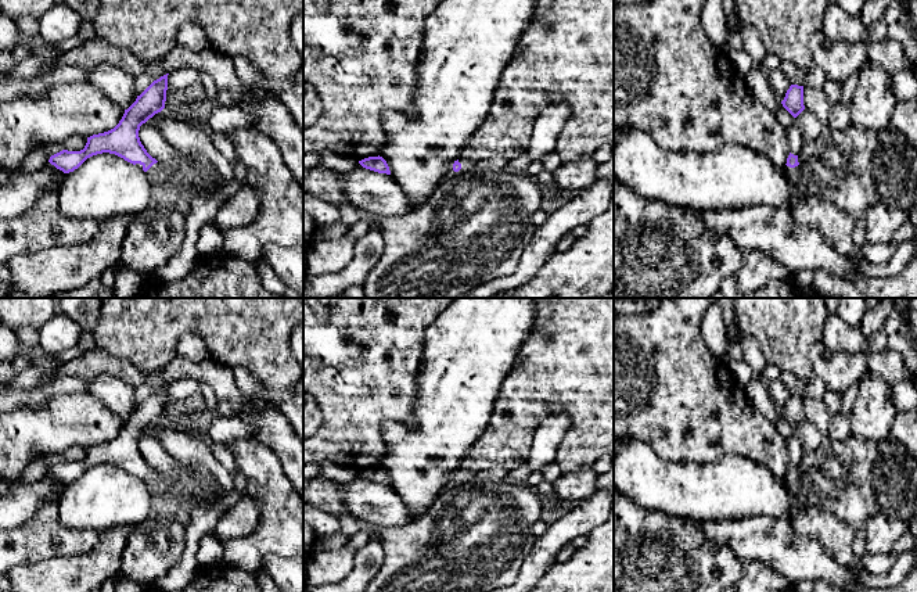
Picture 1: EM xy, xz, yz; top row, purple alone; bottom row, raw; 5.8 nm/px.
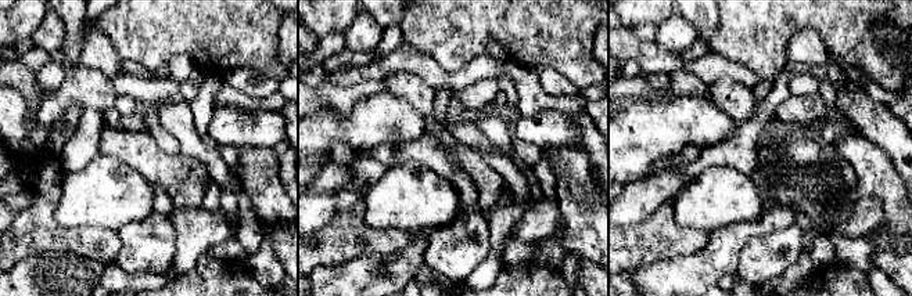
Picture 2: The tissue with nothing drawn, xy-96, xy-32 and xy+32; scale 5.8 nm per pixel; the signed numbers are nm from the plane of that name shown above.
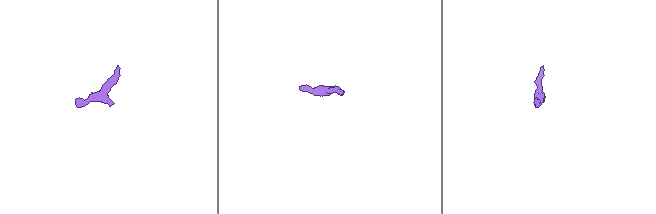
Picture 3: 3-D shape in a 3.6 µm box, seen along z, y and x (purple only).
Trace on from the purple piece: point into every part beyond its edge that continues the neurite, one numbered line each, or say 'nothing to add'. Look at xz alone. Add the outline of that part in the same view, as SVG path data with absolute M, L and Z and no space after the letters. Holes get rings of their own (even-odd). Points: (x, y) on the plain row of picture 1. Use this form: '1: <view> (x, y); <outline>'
1: xz (467, 476); M458 469L458 473L461 474L461 480L458 482L453 481L453 474L454 473L449 474L447 487L453 487L453 485L460 485L460 484L464 484L464 482L474 482L475 481L475 471Z

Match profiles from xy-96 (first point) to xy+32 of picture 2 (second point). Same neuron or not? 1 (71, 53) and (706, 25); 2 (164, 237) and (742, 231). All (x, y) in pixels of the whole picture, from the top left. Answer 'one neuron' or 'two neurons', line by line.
1: one neuron
2: two neurons

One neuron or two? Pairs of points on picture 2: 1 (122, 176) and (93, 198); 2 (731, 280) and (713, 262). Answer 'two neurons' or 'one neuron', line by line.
1: one neuron
2: two neurons

